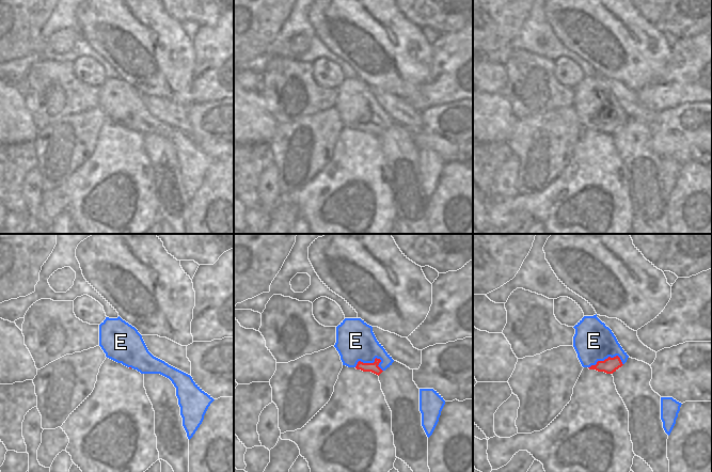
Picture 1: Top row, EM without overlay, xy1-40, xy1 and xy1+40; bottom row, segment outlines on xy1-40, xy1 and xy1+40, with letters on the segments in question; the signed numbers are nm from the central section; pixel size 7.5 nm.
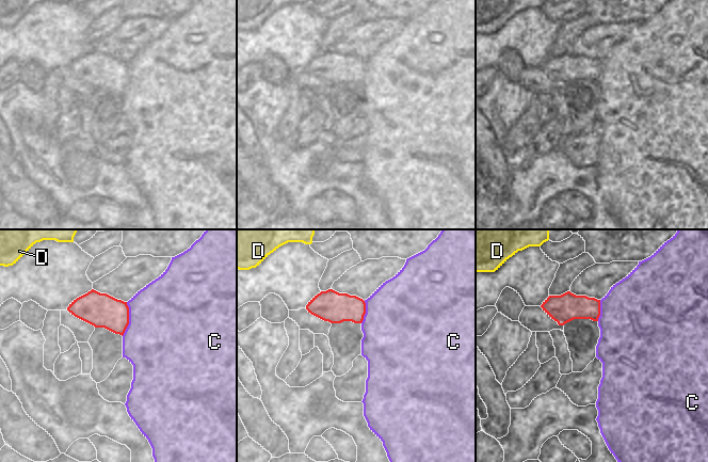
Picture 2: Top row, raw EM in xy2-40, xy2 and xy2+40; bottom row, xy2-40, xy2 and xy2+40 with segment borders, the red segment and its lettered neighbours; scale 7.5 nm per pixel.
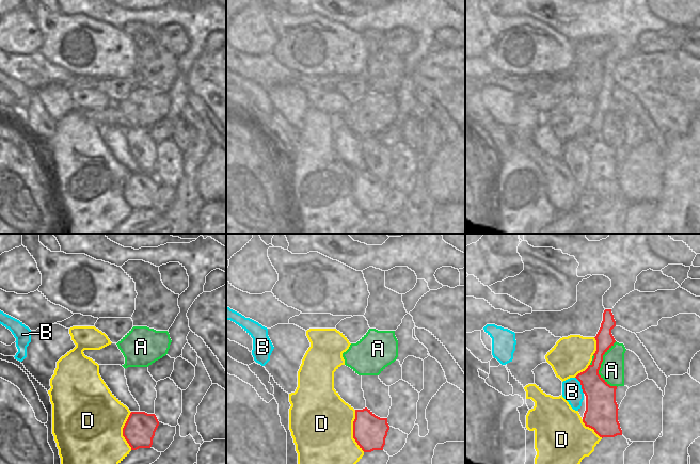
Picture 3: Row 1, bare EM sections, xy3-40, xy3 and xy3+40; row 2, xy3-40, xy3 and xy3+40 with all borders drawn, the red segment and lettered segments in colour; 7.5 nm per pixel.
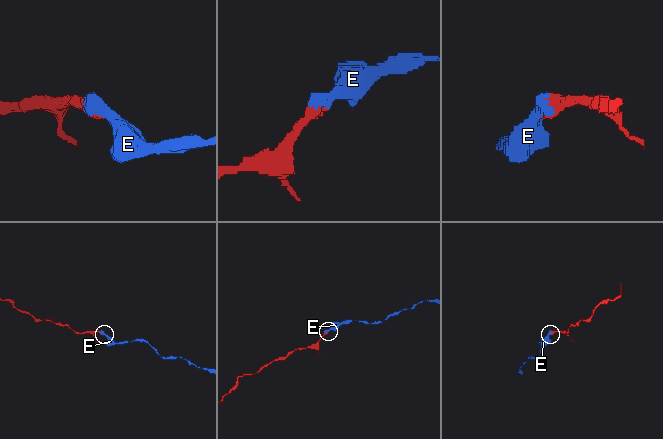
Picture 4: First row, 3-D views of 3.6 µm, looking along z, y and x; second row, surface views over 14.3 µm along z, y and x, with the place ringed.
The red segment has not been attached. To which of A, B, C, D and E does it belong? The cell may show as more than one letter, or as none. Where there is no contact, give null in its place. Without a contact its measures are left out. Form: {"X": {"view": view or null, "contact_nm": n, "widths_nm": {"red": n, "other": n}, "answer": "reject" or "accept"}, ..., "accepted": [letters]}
{"A": {"view": "xy3+40", "contact_nm": 340, "widths_nm": {"red": 220, "other": 180}, "answer": "reject"}, "B": {"view": "xy3+40", "contact_nm": 140, "widths_nm": {"red": 240, "other": 150}, "answer": "accept"}, "C": {"view": "xy2-40", "contact_nm": 260, "widths_nm": {"red": 260, "other": 500}, "answer": "reject"}, "D": {"view": "xy3", "contact_nm": 320, "widths_nm": {"red": 260, "other": 480}, "answer": "reject"}, "E": {"view": "xy1", "contact_nm": 220, "widths_nm": {"red": 70, "other": 300}, "answer": "accept"}, "accepted": ["B", "E"]}

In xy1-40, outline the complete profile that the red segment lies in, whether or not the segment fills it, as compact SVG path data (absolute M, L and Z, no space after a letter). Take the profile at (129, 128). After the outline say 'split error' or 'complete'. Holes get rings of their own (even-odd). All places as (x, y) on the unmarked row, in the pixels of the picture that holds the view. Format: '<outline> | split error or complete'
M120 77L106 78L99 85L99 107L107 119L117 124L141 135L160 135L172 142L176 148L183 187L190 201L215 160L205 154L190 136L154 117L138 91Z | split error

